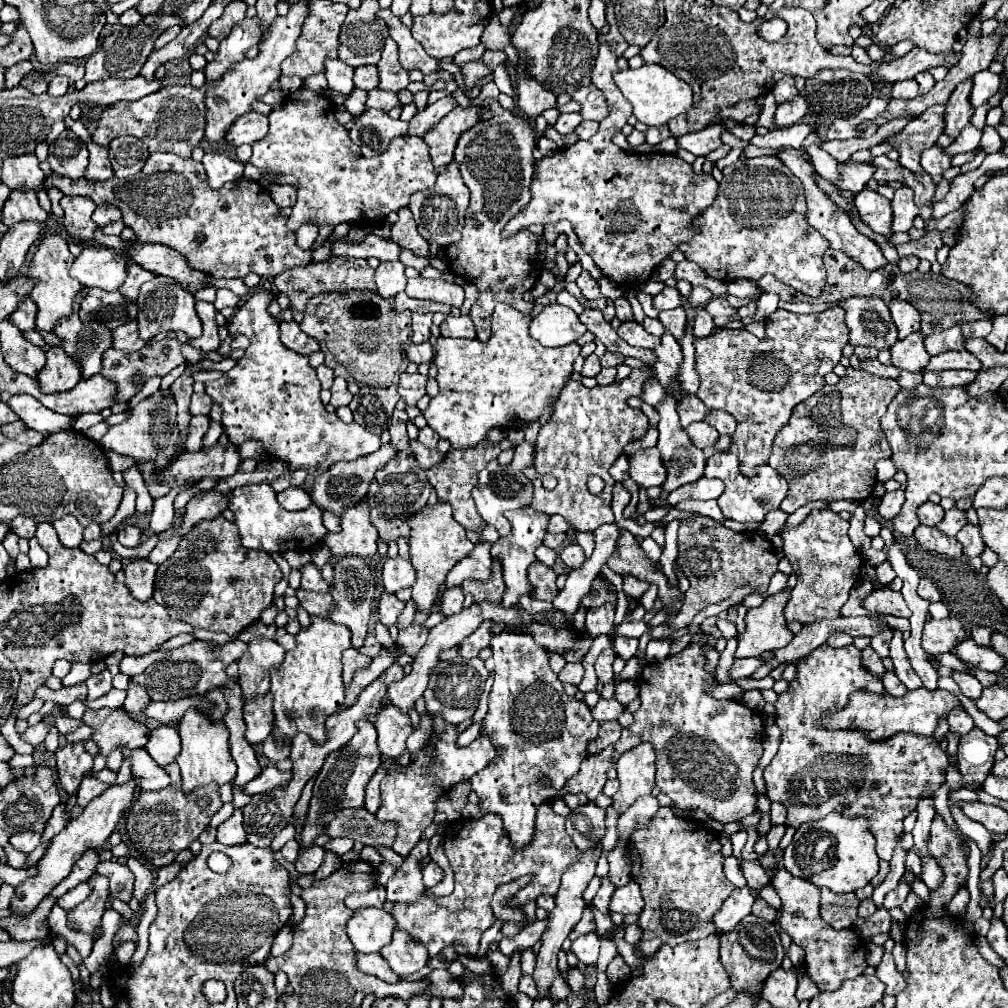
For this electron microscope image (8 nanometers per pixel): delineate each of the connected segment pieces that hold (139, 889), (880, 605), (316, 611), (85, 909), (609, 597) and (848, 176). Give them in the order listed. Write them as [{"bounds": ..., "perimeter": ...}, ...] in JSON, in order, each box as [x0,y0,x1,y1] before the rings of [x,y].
[{"bounds":[128,857,154,917],"perimeter":[[[134,857],[128,859],[128,867],[130,867],[130,871],[132,871],[134,877],[136,877],[134,897],[132,897],[132,901],[130,901],[128,905],[130,905],[132,913],[134,913],[134,917],[138,917],[138,913],[140,913],[140,901],[150,893],[152,883],[154,883],[154,875],[152,875],[152,871],[150,871],[146,865],[142,865],[142,863],[140,863],[138,859],[134,859]]]},{"bounds":[864,589,912,619],"perimeter":[[[892,589],[872,591],[872,595],[864,599],[864,607],[870,613],[886,613],[886,615],[904,617],[904,619],[910,619],[910,615],[912,615],[912,611],[908,609],[902,593],[896,593]]]},{"bounds":[296,589,332,617],"perimeter":[[[296,589],[296,597],[310,615],[328,617],[328,611],[332,609],[332,597],[328,593],[312,593],[304,589]]]},{"bounds":[68,875,108,939],"perimeter":[[[94,875],[90,879],[90,885],[92,885],[90,897],[78,907],[74,907],[72,911],[68,911],[68,921],[78,923],[82,931],[90,933],[96,939],[98,935],[94,931],[100,927],[102,913],[104,913],[104,901],[108,901],[108,879],[102,875]]]},{"bounds":[580,577,616,609],"perimeter":[[[596,577],[596,581],[592,581],[592,591],[594,591],[594,595],[592,593],[584,595],[580,599],[580,605],[584,605],[586,609],[590,609],[590,607],[602,607],[606,603],[610,603],[610,605],[616,607],[616,587],[614,585],[604,587],[602,579]]]},{"bounds":[836,161,874,195],"perimeter":[[[846,161],[846,163],[838,165],[838,173],[840,173],[840,179],[836,181],[836,187],[842,191],[848,191],[852,195],[858,195],[870,181],[870,177],[874,173],[874,165],[872,165],[872,161],[864,161],[864,163]]]}]

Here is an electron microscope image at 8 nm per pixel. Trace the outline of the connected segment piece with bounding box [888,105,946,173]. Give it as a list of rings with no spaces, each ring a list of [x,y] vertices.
[[[932,105],[920,117],[912,119],[902,133],[892,137],[892,143],[900,153],[900,165],[920,173],[920,153],[936,143],[936,139],[944,133],[944,105]]]

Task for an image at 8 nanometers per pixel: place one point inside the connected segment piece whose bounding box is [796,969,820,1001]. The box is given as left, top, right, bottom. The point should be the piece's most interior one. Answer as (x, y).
(805, 992)

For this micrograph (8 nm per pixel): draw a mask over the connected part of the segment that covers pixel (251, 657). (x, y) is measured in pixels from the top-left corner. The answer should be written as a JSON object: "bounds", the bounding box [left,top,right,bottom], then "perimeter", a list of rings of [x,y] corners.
{"bounds":[238,637,284,697],"perimeter":[[[254,637],[248,641],[248,651],[238,659],[238,683],[244,697],[256,697],[270,691],[270,669],[282,663],[284,653],[284,647],[274,639]]]}

